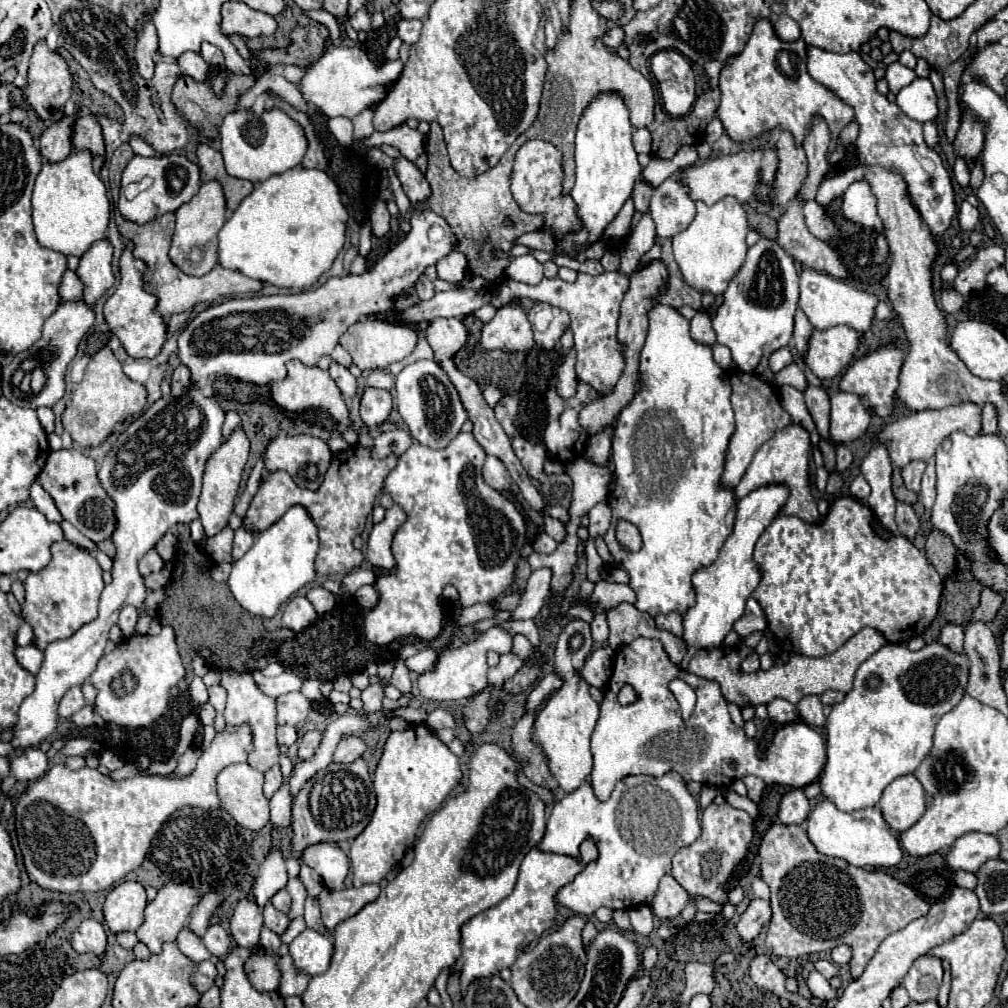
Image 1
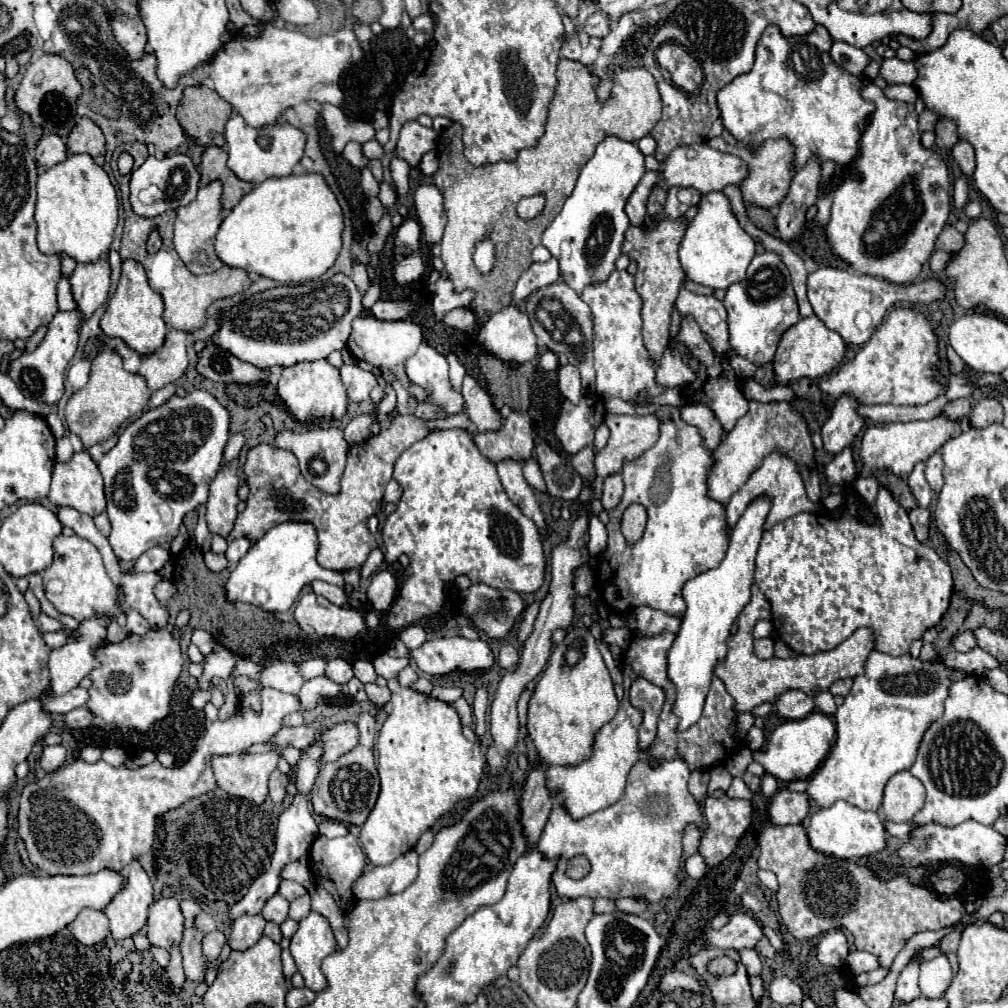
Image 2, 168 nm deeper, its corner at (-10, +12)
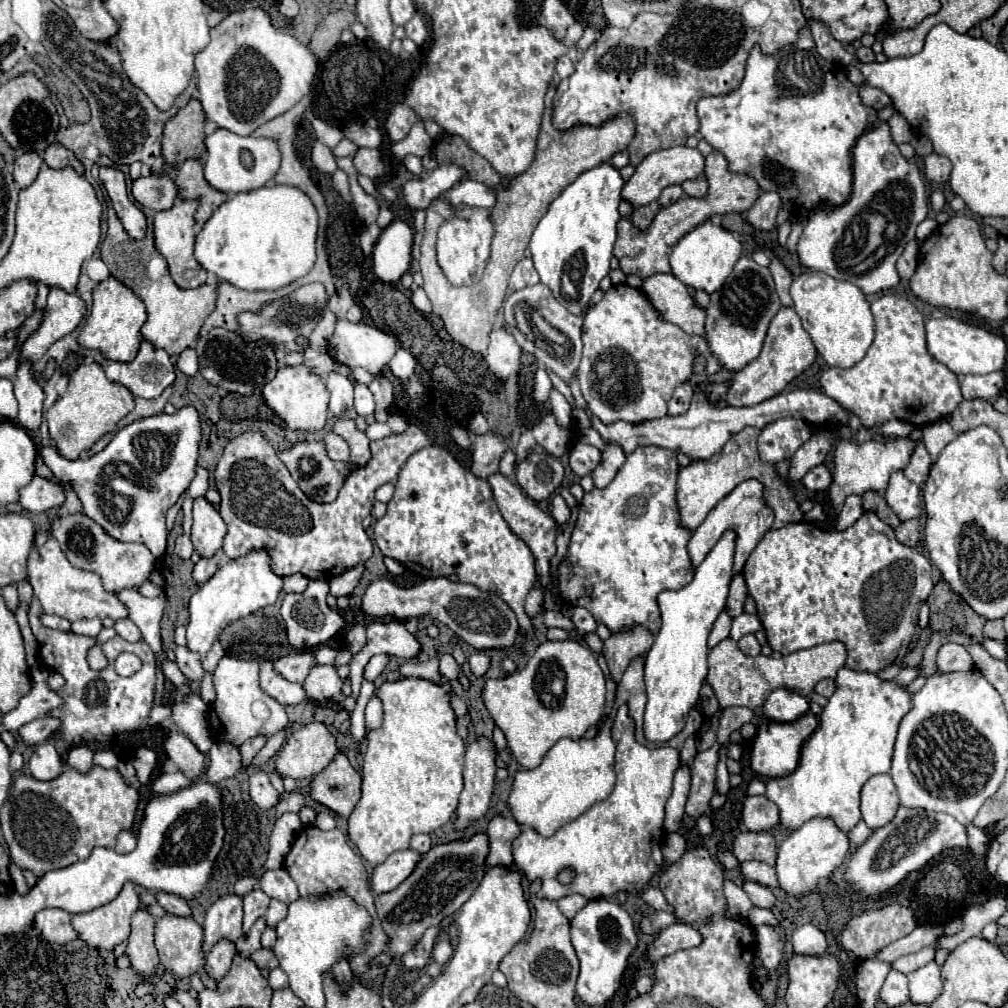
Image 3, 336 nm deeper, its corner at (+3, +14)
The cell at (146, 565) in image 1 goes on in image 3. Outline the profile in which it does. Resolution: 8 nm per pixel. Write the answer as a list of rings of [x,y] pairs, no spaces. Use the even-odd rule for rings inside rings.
[[[79,512],[65,516],[49,514],[49,524],[51,524],[51,536],[57,538],[67,560],[75,568],[95,572],[101,578],[103,588],[111,594],[119,594],[125,588],[141,586],[155,568],[155,556],[149,552],[145,544],[127,544],[115,540],[95,520],[91,520],[85,514]]]

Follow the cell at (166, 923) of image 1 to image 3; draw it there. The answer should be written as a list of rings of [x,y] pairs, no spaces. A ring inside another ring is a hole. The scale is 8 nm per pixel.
[[[139,908],[131,918],[131,936],[125,954],[131,962],[131,968],[143,980],[147,980],[147,976],[151,978],[159,966],[159,958],[153,944],[153,928],[155,918],[145,908]]]

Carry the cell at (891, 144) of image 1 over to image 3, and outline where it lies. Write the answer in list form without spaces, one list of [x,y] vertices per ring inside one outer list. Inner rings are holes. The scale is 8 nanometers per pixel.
[[[885,122],[867,130],[853,148],[853,194],[837,208],[817,208],[805,222],[799,238],[799,262],[821,270],[835,280],[855,284],[865,296],[879,294],[899,284],[895,268],[905,244],[915,238],[915,228],[927,218],[929,204],[919,168],[905,160],[893,144]]]

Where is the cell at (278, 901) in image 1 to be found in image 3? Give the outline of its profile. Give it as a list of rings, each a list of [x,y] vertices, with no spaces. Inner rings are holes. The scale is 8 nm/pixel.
[[[285,868],[279,870],[267,870],[259,882],[259,888],[269,896],[269,898],[277,898],[285,904],[291,904],[291,900],[299,898],[297,892],[297,884],[291,880],[291,876],[287,874]]]

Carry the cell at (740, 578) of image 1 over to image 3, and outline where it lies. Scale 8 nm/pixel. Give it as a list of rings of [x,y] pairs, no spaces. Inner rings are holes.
[[[731,532],[715,544],[715,548],[707,554],[707,558],[701,562],[699,568],[695,568],[693,580],[683,586],[681,590],[667,590],[657,596],[657,604],[661,610],[661,630],[655,636],[653,646],[649,648],[645,656],[645,686],[647,686],[647,708],[645,708],[645,722],[643,722],[643,734],[651,742],[667,742],[673,736],[677,736],[683,726],[689,710],[695,706],[699,698],[699,690],[703,686],[703,680],[707,676],[707,636],[711,632],[711,626],[719,612],[725,610],[727,594],[729,594],[729,582],[731,582],[731,552],[735,550],[735,540],[731,540]]]

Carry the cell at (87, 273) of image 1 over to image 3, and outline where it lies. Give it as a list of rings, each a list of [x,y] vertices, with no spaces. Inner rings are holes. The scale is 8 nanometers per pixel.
[[[49,292],[41,326],[19,348],[19,364],[39,360],[53,342],[77,328],[83,314],[85,302],[75,292]]]

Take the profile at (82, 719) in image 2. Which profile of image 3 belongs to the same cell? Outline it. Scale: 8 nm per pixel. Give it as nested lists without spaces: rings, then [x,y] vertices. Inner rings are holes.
[[[41,716],[39,720],[33,720],[33,722],[25,724],[23,728],[19,728],[17,738],[29,746],[35,746],[35,744],[49,740],[49,736],[51,736],[51,732],[55,732],[55,728],[59,728],[59,720],[55,720],[51,716]]]

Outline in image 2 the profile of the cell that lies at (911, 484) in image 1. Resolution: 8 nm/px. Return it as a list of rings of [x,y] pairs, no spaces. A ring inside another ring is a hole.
[[[918,462],[918,464],[914,466],[914,470],[910,472],[910,476],[908,476],[908,484],[910,484],[910,488],[912,488],[912,494],[914,494],[916,500],[918,500],[918,506],[928,508],[928,504],[930,504],[930,500],[932,500],[932,490],[930,490],[930,486],[928,486],[928,482],[926,482],[924,470],[926,470],[926,464],[924,464],[924,462]]]

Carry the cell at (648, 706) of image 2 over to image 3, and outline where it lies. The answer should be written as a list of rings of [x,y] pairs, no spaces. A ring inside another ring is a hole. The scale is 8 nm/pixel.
[[[625,704],[617,710],[613,740],[617,742],[617,782],[607,800],[593,804],[587,812],[561,826],[549,838],[539,836],[531,828],[523,828],[513,840],[515,868],[529,880],[543,882],[537,894],[539,898],[559,900],[569,894],[581,894],[587,900],[597,900],[615,896],[619,890],[641,892],[663,868],[663,816],[665,802],[671,796],[673,774],[675,768],[679,768],[679,752],[675,752],[675,748],[649,750],[639,744]],[[563,868],[571,868],[575,872],[569,884],[561,884],[557,880],[557,874]]]

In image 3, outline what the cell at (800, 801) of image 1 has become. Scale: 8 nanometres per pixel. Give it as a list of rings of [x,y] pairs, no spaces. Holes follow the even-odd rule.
[[[747,796],[743,804],[743,824],[751,832],[765,832],[779,824],[779,810],[765,796]]]

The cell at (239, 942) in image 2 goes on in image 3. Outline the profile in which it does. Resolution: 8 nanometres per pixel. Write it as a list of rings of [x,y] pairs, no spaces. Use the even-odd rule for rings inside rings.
[[[221,940],[219,944],[215,944],[215,948],[205,958],[207,976],[219,982],[229,972],[233,956],[235,956],[235,944],[231,944],[229,940]]]

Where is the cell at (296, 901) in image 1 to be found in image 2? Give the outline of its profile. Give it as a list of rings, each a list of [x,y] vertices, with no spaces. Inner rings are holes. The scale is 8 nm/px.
[[[304,894],[300,898],[296,898],[294,902],[290,902],[290,918],[294,920],[302,920],[310,914],[310,896]]]

